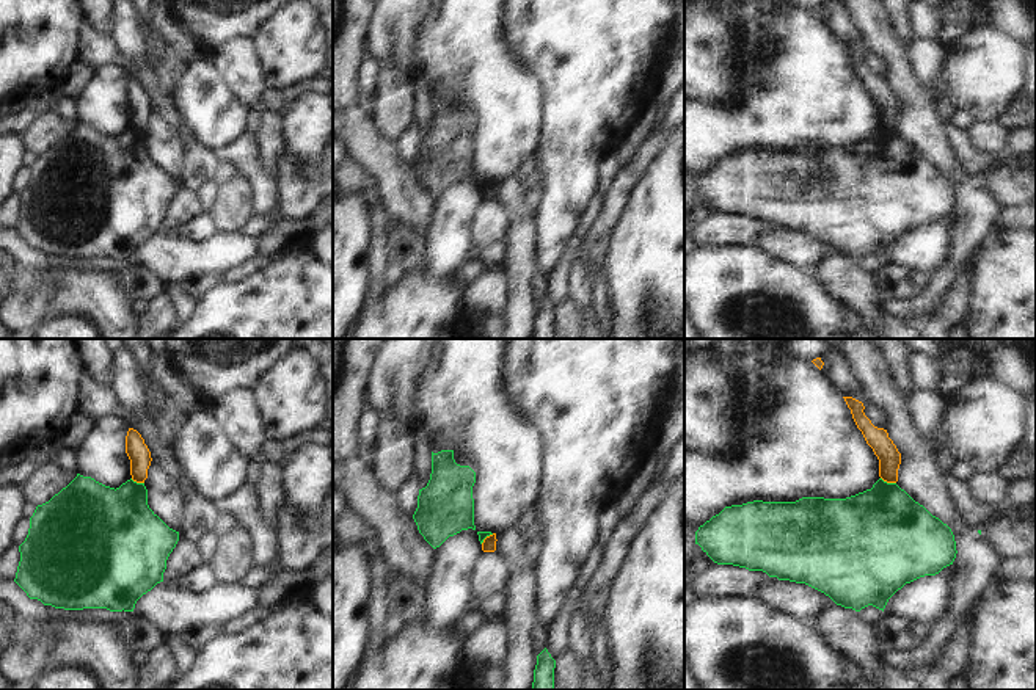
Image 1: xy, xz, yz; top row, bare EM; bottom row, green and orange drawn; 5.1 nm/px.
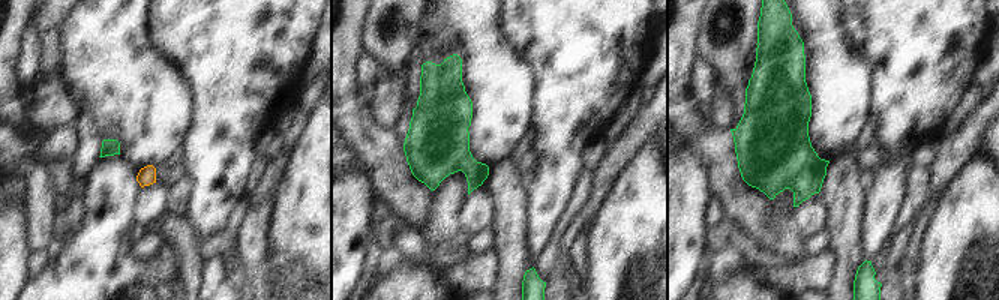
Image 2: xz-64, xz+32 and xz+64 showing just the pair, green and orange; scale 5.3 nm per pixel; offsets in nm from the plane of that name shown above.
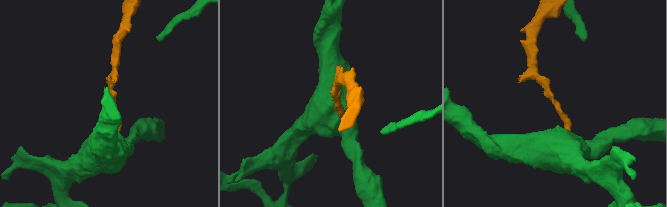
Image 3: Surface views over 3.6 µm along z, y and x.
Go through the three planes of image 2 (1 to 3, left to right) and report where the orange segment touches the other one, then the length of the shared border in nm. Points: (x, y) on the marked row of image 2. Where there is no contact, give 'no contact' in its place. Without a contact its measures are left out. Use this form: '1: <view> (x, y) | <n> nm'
1: no contact
2: no contact
3: no contact

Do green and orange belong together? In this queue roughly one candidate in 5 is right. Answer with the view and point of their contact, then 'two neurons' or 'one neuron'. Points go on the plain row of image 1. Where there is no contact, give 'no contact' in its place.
contact yz (889, 132); two neurons

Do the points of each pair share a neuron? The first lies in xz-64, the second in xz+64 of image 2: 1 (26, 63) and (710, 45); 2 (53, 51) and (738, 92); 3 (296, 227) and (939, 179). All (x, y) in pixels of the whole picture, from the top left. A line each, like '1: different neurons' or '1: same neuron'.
1: different neurons
2: different neurons
3: different neurons

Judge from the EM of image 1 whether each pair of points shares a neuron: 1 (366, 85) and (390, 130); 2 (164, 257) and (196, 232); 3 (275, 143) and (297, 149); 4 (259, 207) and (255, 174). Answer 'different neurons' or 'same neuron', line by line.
1: different neurons
2: different neurons
3: different neurons
4: same neuron

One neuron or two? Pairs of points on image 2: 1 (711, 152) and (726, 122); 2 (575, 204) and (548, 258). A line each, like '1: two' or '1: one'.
1: two
2: one

